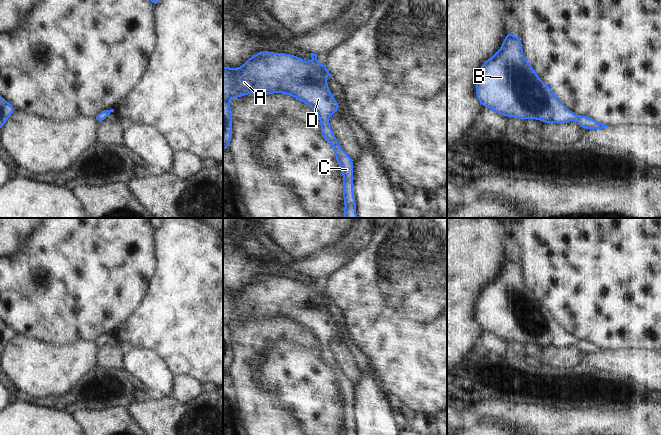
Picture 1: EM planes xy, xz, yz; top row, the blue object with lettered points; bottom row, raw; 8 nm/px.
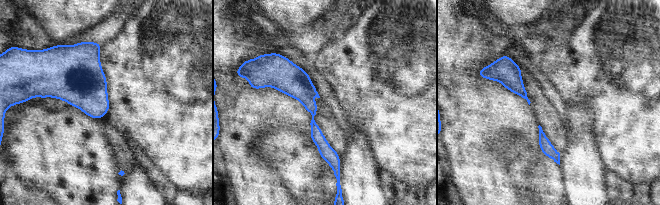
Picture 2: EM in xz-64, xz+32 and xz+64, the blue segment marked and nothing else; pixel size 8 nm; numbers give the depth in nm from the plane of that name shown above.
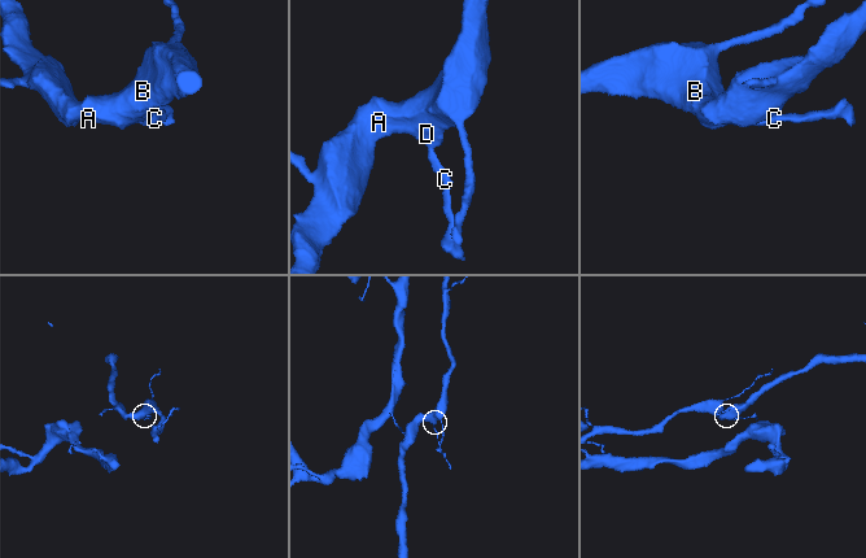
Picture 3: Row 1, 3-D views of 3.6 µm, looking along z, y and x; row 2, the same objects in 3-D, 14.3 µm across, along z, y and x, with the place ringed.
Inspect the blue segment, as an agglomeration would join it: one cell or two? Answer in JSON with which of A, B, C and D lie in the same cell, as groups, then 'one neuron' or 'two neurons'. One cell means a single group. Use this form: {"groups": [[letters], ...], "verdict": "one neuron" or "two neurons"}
{"groups": [["A", "B", "C", "D"]], "verdict": "one neuron"}

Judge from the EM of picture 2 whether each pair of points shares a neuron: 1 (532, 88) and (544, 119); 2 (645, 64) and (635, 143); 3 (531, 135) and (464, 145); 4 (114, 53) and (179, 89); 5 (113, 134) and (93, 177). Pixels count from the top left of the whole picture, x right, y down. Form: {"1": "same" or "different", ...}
{"1": "same", "2": "same", "3": "same", "4": "same", "5": "different"}

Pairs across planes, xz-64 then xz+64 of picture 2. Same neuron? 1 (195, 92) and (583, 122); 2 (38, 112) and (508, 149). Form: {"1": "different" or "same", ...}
{"1": "different", "2": "same"}

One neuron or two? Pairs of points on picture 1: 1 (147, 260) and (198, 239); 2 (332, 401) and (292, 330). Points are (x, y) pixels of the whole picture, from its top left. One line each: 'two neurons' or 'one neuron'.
1: two neurons
2: two neurons

